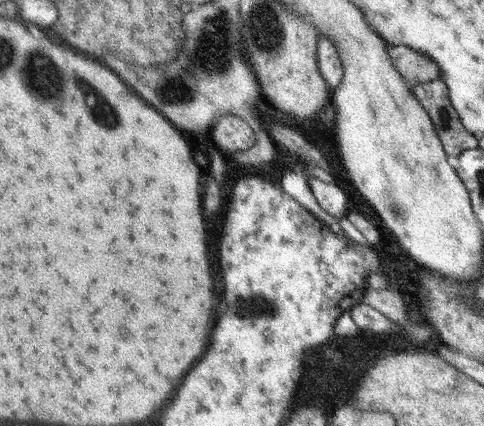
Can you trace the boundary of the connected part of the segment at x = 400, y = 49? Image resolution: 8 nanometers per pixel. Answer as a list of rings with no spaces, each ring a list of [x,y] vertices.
[[[392,46],[389,55],[399,71],[405,76],[405,79],[412,80],[413,86],[416,83],[427,83],[429,80],[441,76],[441,66],[439,64],[436,64],[432,58],[428,58],[420,52],[414,52],[406,46]]]

